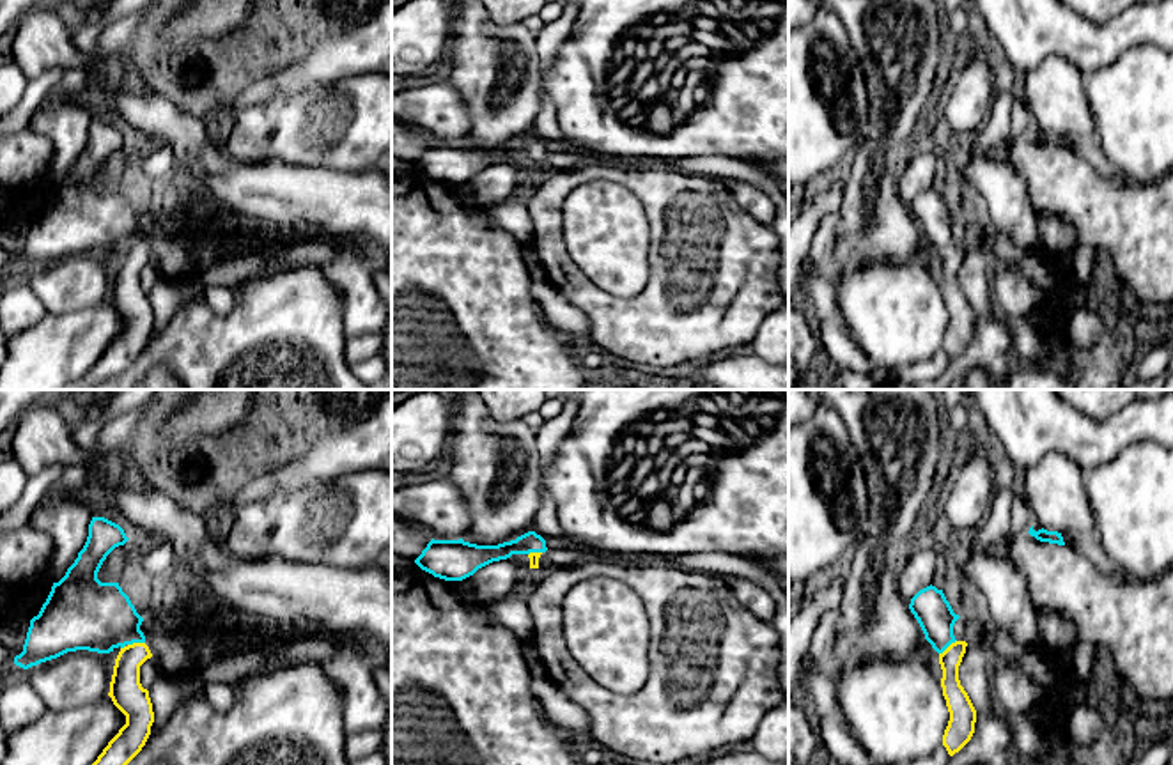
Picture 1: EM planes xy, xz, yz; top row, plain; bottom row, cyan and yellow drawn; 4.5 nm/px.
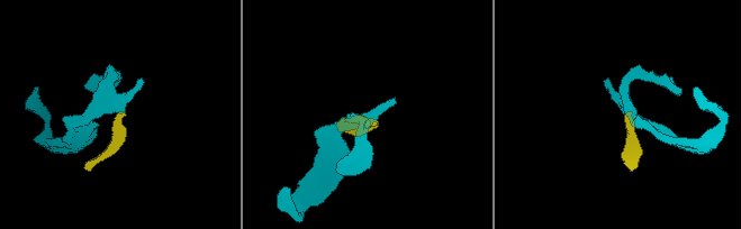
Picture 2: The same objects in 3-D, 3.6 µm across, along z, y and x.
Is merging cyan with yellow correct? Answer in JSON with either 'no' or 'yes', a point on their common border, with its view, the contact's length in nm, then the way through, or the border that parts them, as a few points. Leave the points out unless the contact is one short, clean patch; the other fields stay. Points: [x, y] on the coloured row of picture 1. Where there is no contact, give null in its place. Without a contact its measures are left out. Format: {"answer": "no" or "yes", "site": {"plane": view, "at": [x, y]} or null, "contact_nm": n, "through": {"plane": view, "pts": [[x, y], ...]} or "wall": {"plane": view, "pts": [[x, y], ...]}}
{"answer": "yes", "site": {"plane": "xy", "at": [135, 641]}, "contact_nm": 80, "through": {"plane": "xy", "pts": [[89, 615], [116, 622], [135, 641], [126, 691]]}}

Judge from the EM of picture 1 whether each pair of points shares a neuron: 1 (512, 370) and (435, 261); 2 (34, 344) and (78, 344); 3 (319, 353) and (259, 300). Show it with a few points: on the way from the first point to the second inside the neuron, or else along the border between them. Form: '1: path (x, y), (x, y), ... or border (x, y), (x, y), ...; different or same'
1: path (486, 344), (458, 316), (436, 287); same
2: path (45, 344), (68, 344); same
3: path (305, 346), (273, 314); same

